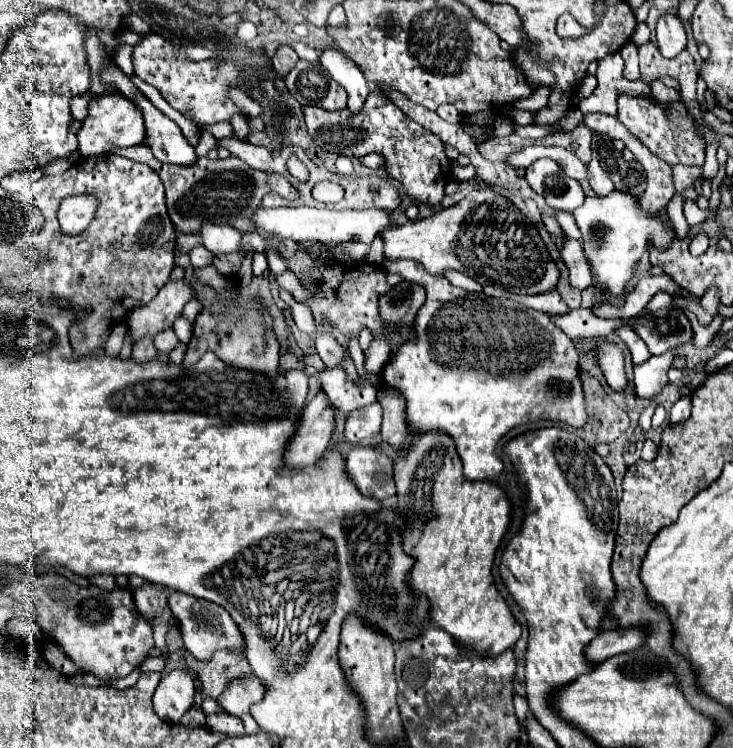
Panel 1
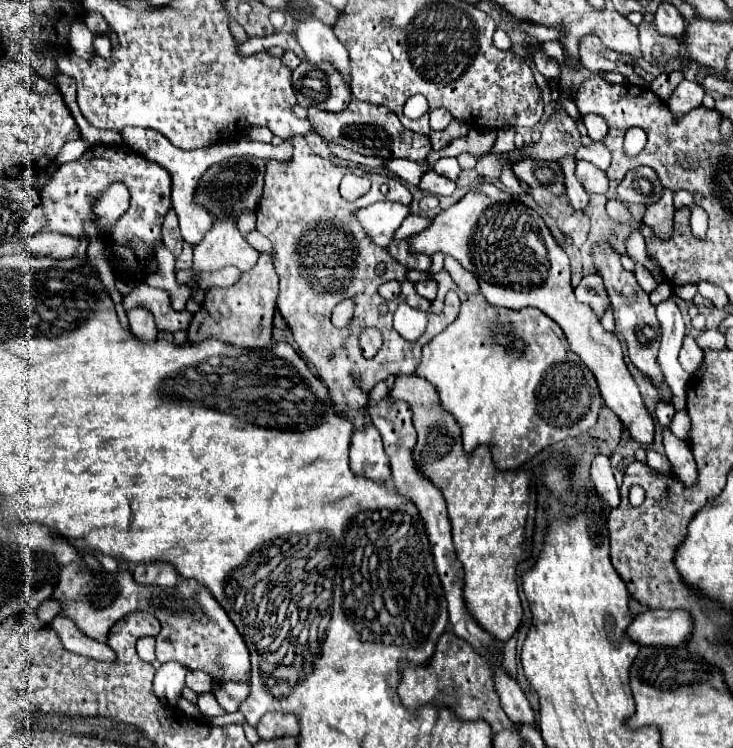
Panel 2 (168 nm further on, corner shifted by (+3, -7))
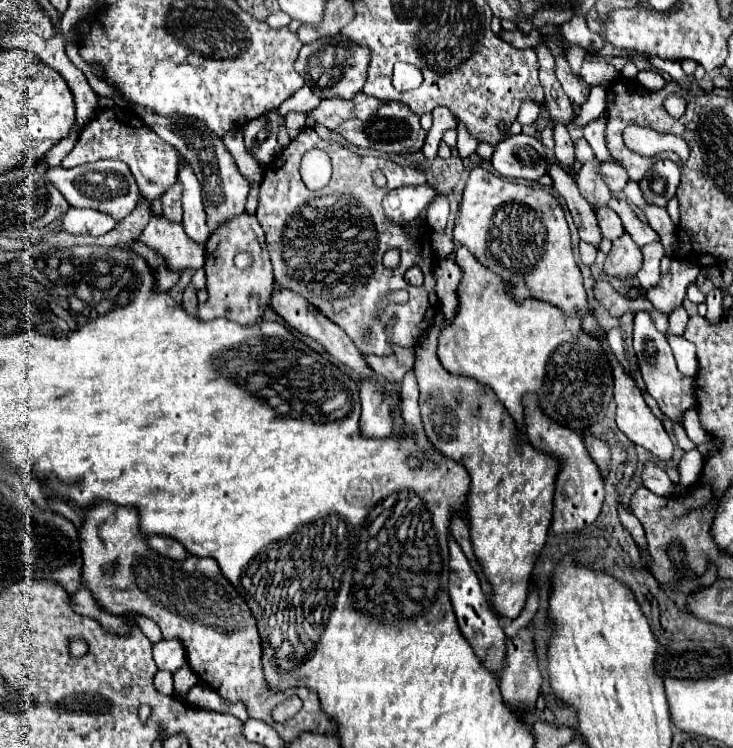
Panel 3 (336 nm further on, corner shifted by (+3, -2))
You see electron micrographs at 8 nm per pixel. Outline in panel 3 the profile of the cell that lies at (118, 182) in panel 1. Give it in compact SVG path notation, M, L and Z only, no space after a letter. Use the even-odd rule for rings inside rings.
M106 106L98 108L94 120L88 122L80 130L80 136L70 150L70 154L62 160L64 168L72 168L78 164L86 162L96 162L102 158L114 158L122 160L128 166L132 166L132 174L140 186L142 196L152 202L154 198L160 198L176 180L178 180L178 166L180 166L180 156L178 152L168 146L164 140L160 140L154 130L148 130L144 122L132 112L132 108L126 106Z

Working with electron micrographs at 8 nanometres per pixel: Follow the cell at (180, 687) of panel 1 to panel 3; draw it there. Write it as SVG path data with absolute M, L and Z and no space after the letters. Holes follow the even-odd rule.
M160 640L152 644L152 654L160 670L176 672L180 666L186 664L186 654L182 642L176 640Z

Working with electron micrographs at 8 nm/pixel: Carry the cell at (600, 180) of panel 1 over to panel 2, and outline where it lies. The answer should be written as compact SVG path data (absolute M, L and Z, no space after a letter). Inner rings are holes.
M610 199L610 201L606 203L606 211L608 211L608 215L610 215L612 219L616 219L616 221L622 221L622 223L628 223L628 225L636 225L636 227L640 225L638 221L632 219L632 215L630 215L630 211L628 211L628 205L622 203L622 201Z

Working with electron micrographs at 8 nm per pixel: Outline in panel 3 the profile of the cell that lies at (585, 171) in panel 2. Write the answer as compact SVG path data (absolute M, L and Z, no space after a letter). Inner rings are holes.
M604 162L600 166L600 172L602 172L602 176L604 176L604 180L612 192L622 192L626 182L630 180L628 172L618 162Z

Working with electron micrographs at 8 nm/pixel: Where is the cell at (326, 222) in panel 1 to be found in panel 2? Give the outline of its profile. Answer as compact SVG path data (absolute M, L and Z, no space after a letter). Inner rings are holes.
M382 201L382 203L374 203L370 207L358 209L354 215L356 215L356 221L360 223L360 227L364 227L364 233L376 245L386 247L392 241L394 231L400 227L400 223L406 219L408 213L410 213L408 205Z

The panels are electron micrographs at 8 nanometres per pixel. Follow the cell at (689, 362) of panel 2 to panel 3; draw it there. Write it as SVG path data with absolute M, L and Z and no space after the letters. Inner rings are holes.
M678 306L678 308L670 314L670 322L668 322L670 334L682 336L682 332L684 332L684 328L686 328L686 322L688 322L688 314L686 314L684 306Z

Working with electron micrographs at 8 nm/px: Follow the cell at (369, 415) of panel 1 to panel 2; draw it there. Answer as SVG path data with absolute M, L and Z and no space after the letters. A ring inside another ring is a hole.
M380 381L372 391L370 391L370 401L378 403L380 399L384 399L384 395L388 393L388 389L392 387L392 381Z

